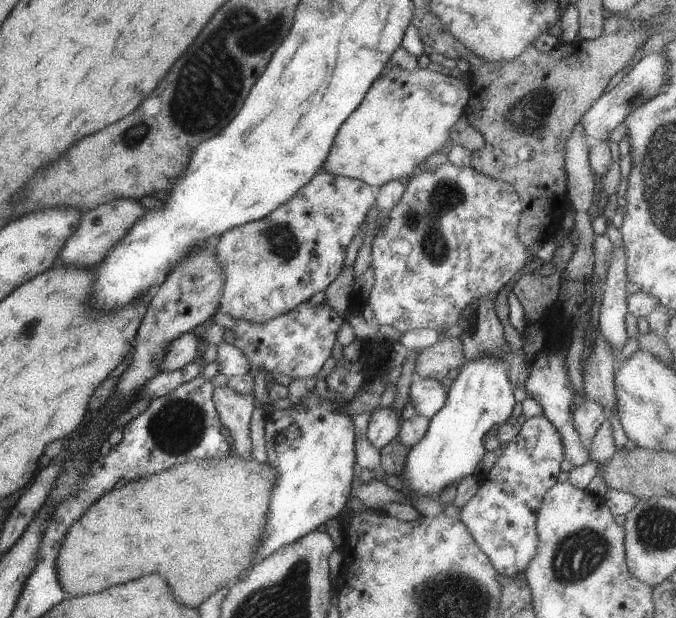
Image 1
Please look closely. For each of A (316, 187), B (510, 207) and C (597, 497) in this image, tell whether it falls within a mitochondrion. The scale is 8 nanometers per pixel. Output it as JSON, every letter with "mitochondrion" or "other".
{"A":"other","B":"other","C":"other"}

